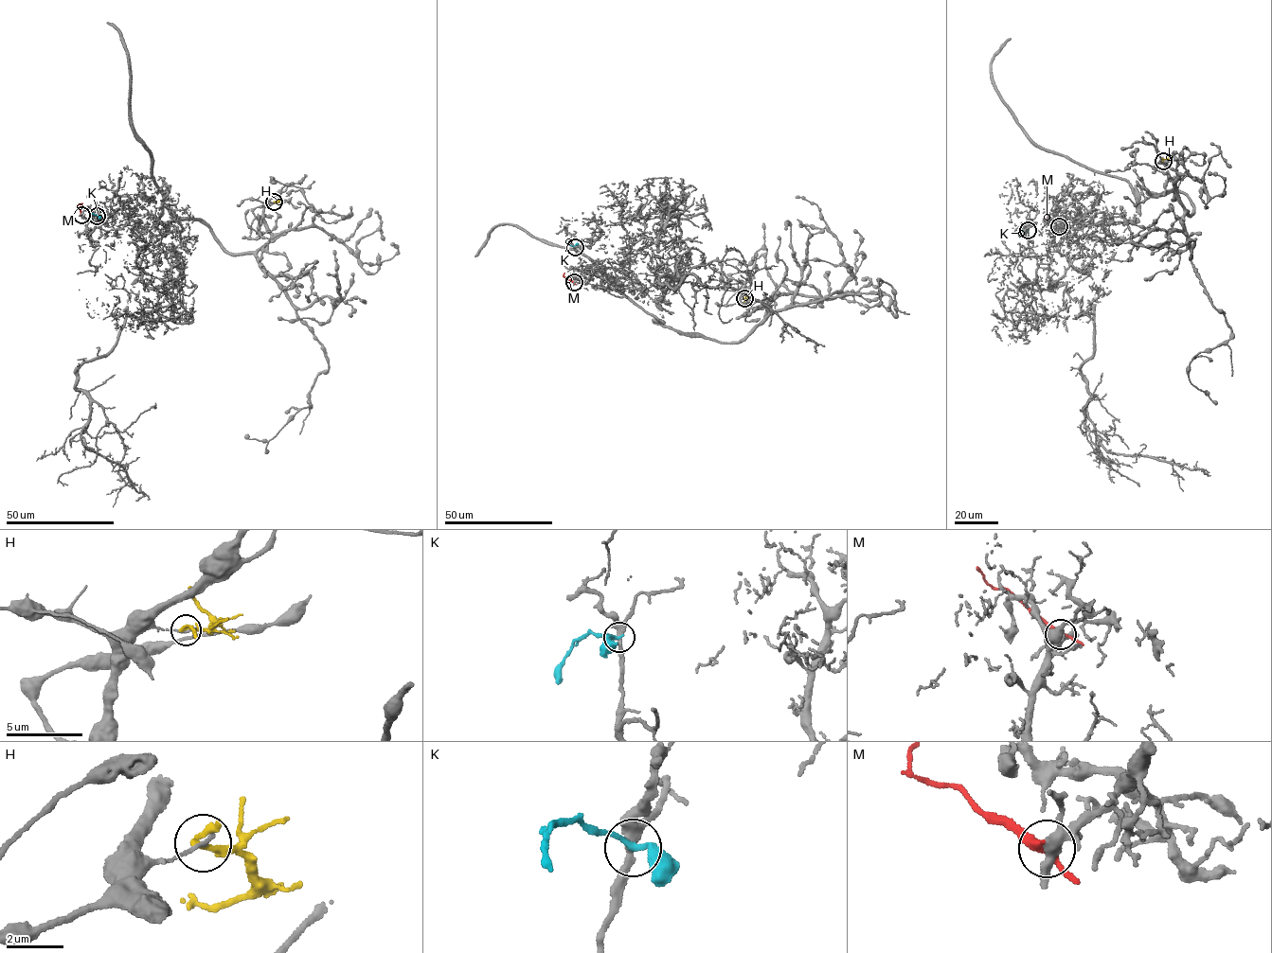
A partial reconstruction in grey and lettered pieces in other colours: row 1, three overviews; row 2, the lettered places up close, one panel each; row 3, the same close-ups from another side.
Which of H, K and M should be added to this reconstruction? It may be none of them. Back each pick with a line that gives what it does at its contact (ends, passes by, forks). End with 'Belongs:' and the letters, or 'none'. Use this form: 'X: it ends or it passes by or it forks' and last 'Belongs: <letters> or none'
Belongs: none

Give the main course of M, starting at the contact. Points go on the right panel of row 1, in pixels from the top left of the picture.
M: (1059, 227), (1048, 217)

